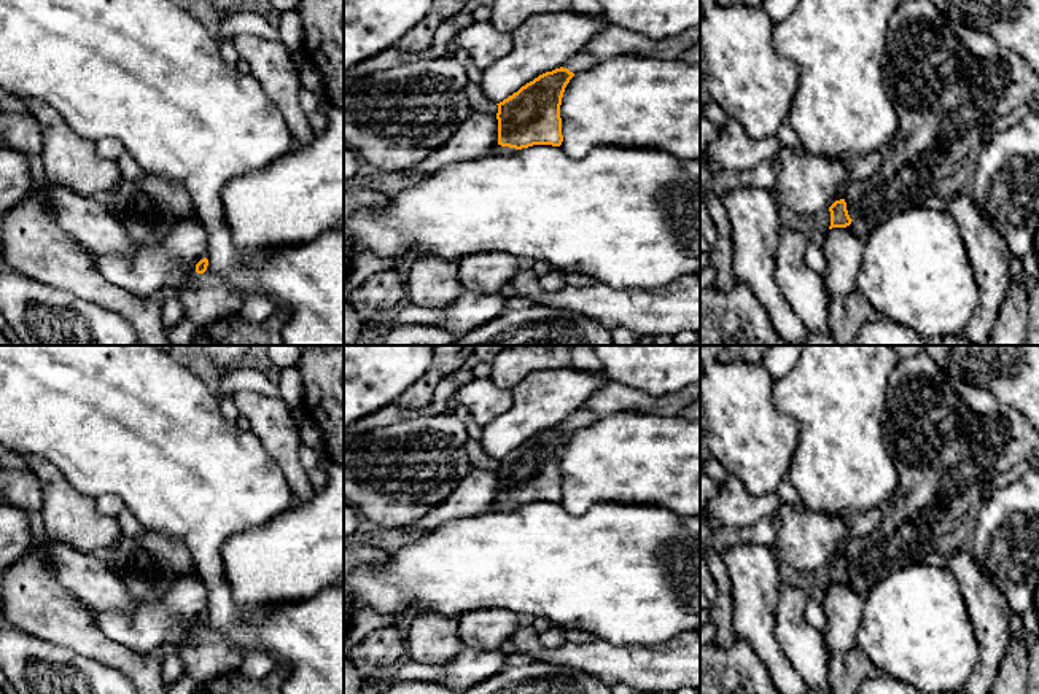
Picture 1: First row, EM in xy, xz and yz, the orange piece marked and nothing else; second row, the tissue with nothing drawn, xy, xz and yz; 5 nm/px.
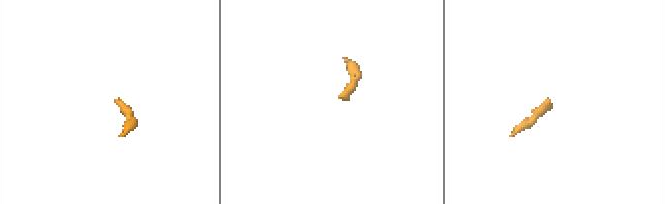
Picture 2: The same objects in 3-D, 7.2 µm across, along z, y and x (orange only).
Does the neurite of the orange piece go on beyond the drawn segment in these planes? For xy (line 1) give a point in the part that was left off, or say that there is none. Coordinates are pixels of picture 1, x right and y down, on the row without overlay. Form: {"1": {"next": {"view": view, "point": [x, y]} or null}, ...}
{"1": {"next": null}}

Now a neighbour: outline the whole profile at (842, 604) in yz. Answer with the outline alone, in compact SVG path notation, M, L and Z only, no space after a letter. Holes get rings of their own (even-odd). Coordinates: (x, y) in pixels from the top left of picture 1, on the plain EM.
M851 581L832 584L826 589L823 608L827 627L823 632L826 651L846 653L856 646L856 630L866 603L866 592L858 591Z

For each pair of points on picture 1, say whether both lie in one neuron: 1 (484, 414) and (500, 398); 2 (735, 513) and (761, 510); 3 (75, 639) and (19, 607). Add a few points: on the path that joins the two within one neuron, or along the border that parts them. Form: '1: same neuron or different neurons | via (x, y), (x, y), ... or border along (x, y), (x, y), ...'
1: same neuron | via (487, 411), (497, 401)
2: same neuron | via (742, 510), (754, 510)
3: same neuron | via (61, 624), (45, 608), (34, 607)

